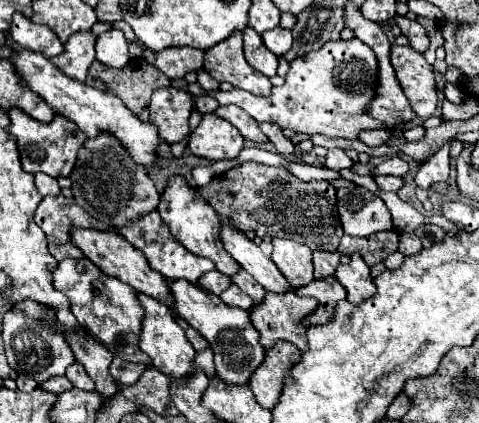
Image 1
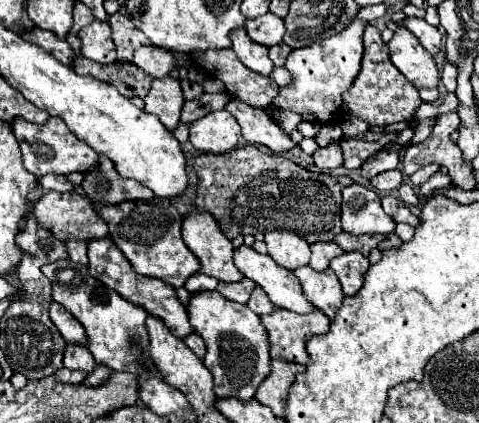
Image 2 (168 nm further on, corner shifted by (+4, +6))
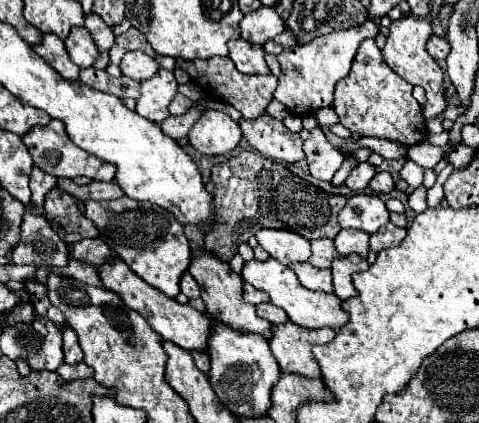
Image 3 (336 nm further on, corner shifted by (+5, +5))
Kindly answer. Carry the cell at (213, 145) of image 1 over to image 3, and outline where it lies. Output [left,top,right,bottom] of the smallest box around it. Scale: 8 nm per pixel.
[189,110,241,154]

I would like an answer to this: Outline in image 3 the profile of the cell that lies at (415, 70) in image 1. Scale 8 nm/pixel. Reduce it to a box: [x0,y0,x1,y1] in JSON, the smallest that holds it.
[383,16,447,118]

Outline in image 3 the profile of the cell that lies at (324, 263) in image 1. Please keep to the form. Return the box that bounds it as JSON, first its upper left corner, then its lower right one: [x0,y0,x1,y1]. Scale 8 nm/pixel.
[309,238,339,268]

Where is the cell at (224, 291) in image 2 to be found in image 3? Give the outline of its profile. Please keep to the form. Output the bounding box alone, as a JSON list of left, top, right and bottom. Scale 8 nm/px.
[243,284,269,304]

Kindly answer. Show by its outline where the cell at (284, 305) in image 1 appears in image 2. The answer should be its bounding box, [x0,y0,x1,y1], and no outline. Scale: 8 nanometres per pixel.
[262,309,330,365]

